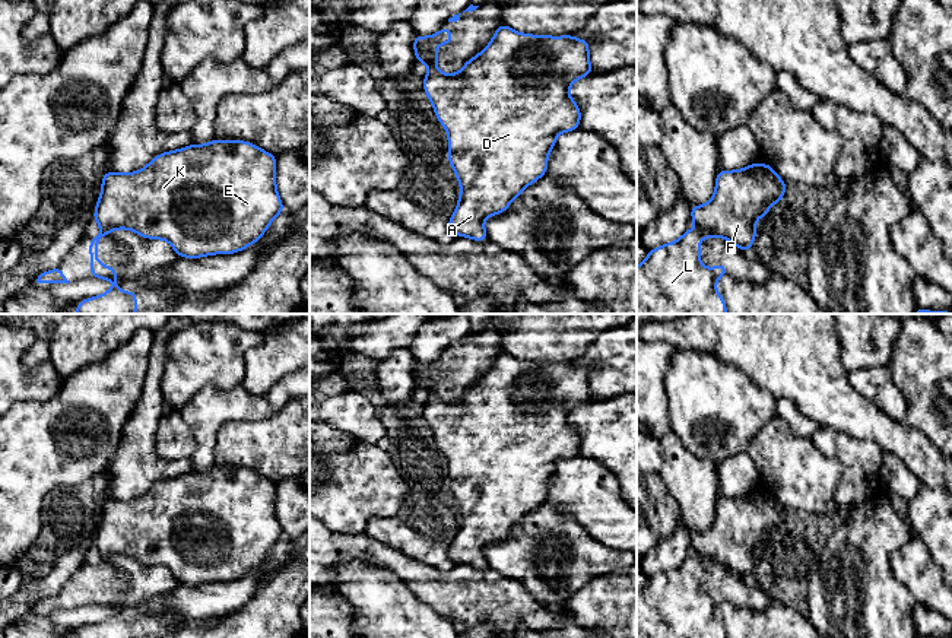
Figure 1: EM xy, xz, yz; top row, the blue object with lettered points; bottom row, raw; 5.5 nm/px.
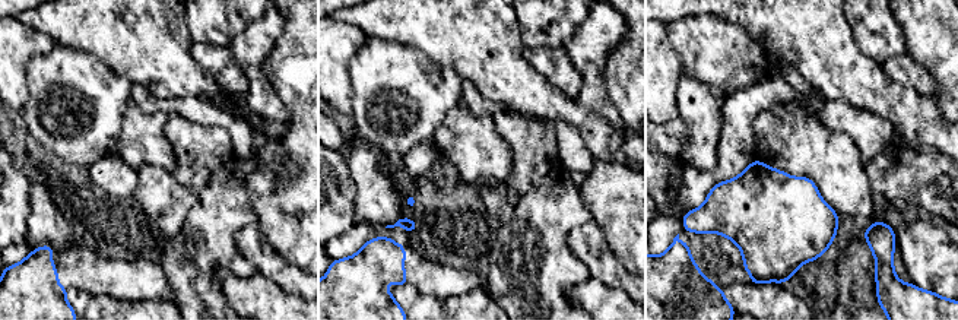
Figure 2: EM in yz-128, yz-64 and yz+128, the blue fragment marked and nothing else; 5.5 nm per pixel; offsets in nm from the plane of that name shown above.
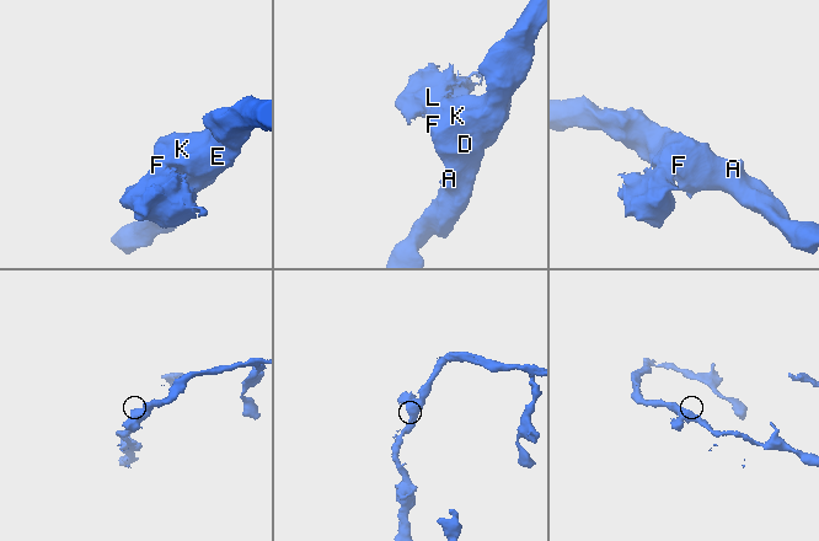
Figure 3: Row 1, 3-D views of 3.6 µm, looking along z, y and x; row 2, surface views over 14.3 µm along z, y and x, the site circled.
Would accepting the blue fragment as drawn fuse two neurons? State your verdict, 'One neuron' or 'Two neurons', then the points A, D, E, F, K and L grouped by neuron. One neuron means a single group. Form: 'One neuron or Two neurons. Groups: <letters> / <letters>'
Two neurons. Groups: A D E F K / L

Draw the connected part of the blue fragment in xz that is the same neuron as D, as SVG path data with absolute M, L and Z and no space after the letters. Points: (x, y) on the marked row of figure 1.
M501 23L492 41L476 57L467 60L460 72L444 74L437 67L428 70L423 91L448 134L448 164L461 187L458 204L448 219L448 229L456 237L488 241L483 220L505 212L527 185L546 175L548 155L559 133L580 128L581 111L568 91L575 80L594 73L588 50L590 44L586 39L572 35L529 35Z

